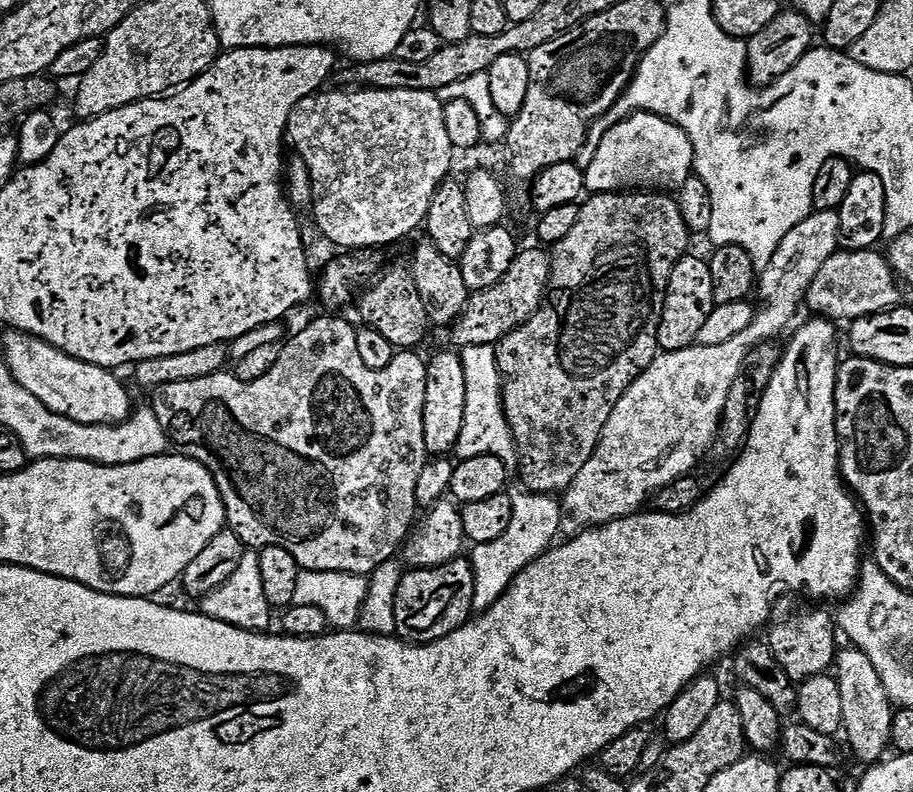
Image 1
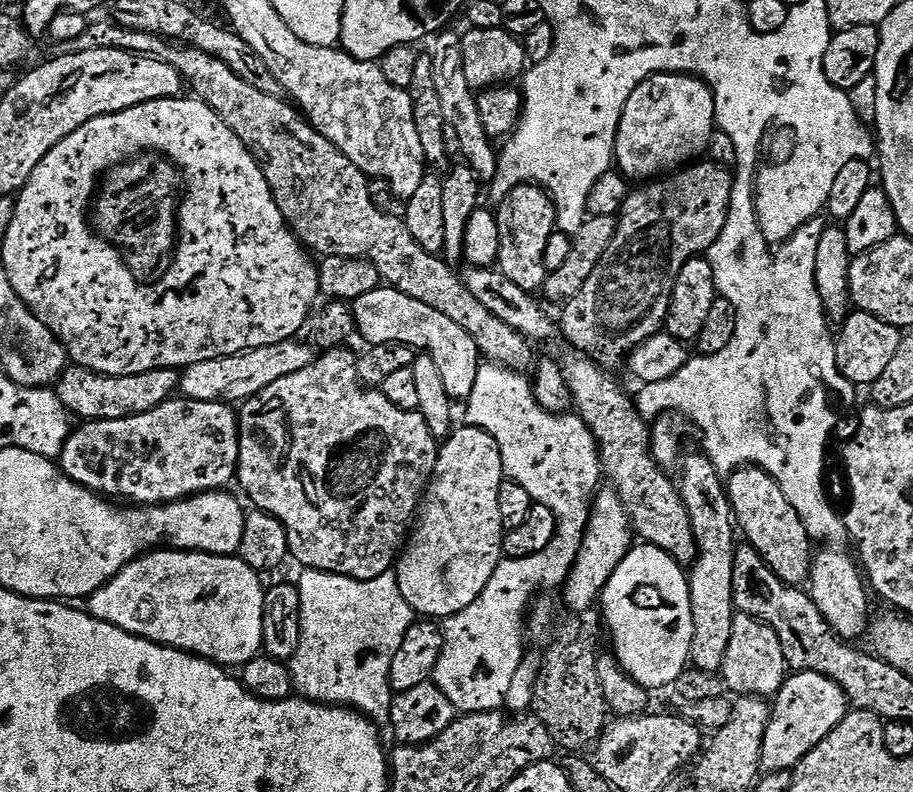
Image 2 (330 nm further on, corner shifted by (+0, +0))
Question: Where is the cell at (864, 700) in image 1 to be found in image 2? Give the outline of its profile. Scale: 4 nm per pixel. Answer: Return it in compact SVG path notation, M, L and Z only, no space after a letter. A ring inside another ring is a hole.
M820 550L815 553L810 577L810 595L822 618L844 642L856 642L860 635L870 628L868 620L869 589L862 577L861 569L851 560L844 550ZM857 568L857 569L856 569ZM812 588L812 589L811 589ZM865 588L865 589L864 589Z

